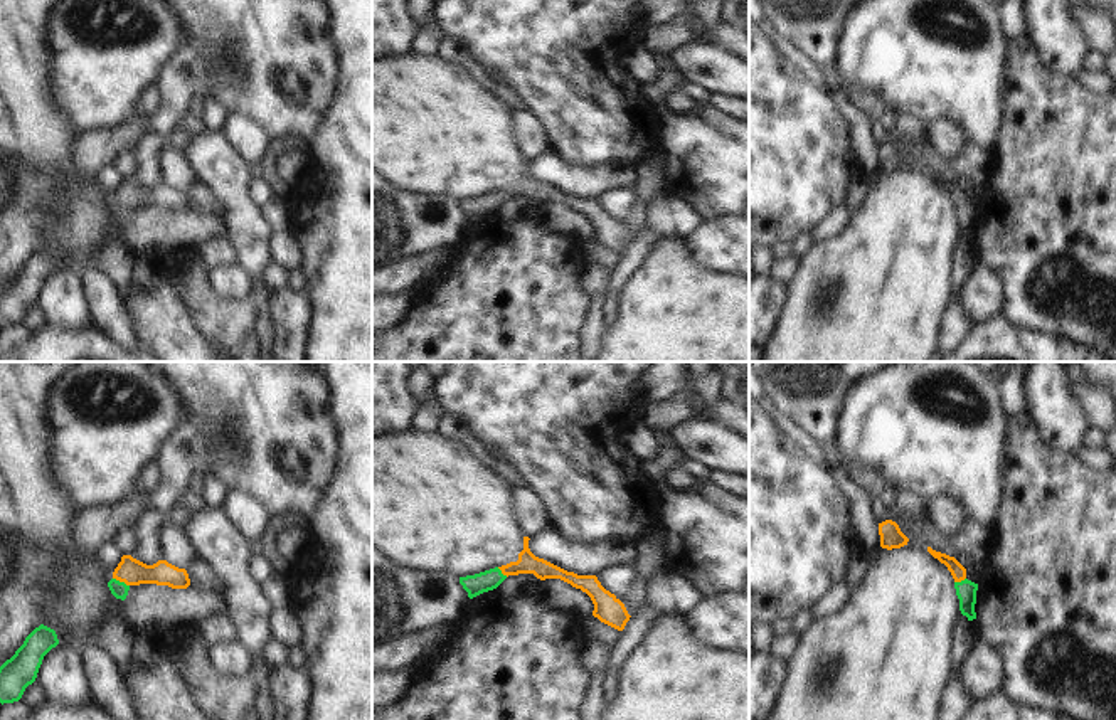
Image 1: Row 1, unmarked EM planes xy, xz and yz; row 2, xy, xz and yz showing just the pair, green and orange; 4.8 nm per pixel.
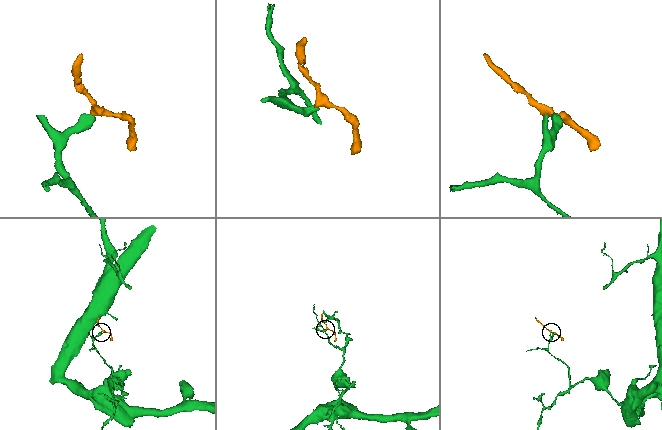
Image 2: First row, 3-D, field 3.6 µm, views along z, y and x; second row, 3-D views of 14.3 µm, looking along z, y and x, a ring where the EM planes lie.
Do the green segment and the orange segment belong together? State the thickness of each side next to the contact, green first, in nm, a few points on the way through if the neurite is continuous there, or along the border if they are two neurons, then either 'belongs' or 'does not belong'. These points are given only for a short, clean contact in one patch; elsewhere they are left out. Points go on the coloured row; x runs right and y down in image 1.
80/130 nm | across xy (118, 589), (122, 582), (130, 571) | belongs

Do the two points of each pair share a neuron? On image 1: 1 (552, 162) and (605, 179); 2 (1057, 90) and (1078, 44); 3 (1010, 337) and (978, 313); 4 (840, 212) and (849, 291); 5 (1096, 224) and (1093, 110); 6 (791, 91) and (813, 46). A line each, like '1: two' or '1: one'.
1: one
2: two
3: two
4: two
5: one
6: two

